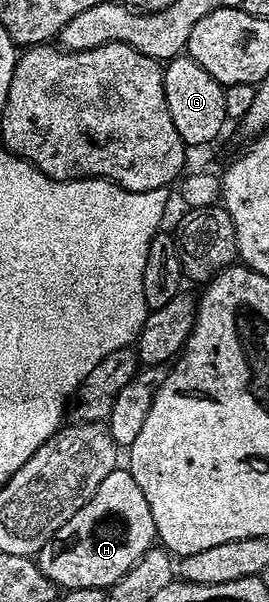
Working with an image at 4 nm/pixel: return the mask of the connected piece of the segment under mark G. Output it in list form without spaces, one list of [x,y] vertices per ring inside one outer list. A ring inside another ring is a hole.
[[[185,53],[177,59],[169,60],[164,70],[164,93],[168,101],[168,113],[172,113],[172,125],[176,125],[176,133],[180,133],[183,143],[190,149],[212,142],[221,133],[222,126],[228,123],[224,109],[226,88],[213,79],[208,69],[201,67]]]

